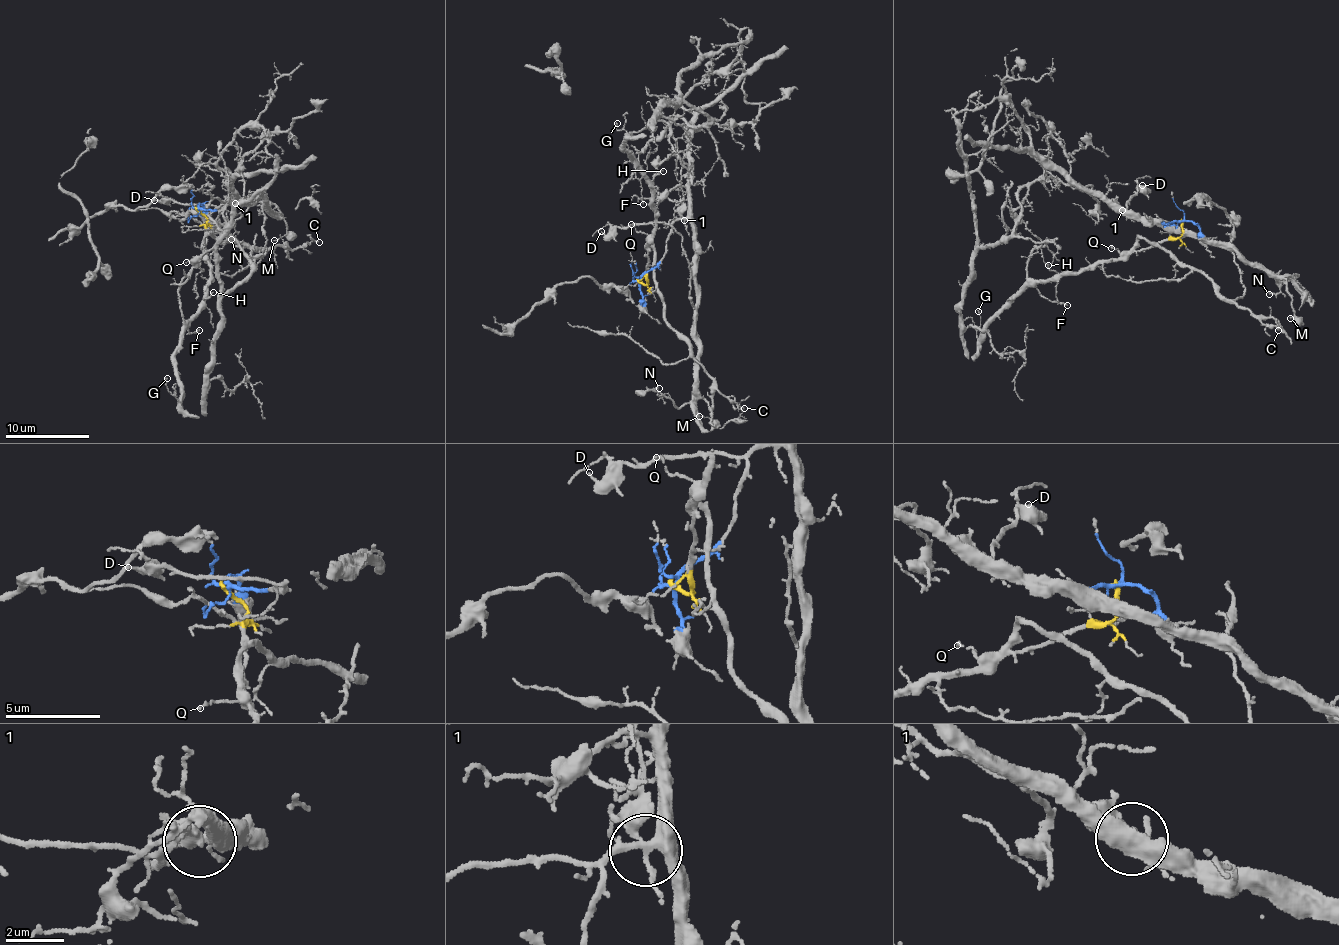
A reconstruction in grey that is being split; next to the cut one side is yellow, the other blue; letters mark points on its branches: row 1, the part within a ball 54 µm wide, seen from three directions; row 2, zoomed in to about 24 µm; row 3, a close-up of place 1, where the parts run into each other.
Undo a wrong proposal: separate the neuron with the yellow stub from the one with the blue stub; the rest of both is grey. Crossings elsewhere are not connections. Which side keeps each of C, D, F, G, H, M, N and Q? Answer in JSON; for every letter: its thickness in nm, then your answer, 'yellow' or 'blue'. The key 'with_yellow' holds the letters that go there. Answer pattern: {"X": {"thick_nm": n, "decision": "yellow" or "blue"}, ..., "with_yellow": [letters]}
{"C": {"thick_nm": 80, "decision": "yellow"}, "D": {"thick_nm": 200, "decision": "blue"}, "F": {"thick_nm": 140, "decision": "yellow"}, "G": {"thick_nm": 100, "decision": "yellow"}, "H": {"thick_nm": 90, "decision": "yellow"}, "M": {"thick_nm": 100, "decision": "blue"}, "N": {"thick_nm": 120, "decision": "blue"}, "Q": {"thick_nm": 120, "decision": "yellow"}, "with_yellow": ["C", "F", "G", "H", "Q"]}

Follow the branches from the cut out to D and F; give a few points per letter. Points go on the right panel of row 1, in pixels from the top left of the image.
D: (1182, 220), (1164, 224), (1129, 215), (1127, 201), (1136, 188), (1146, 187), (1142, 186)
F: (1182, 220), (1177, 237), (1035, 285), (1041, 295), (1068, 304)

